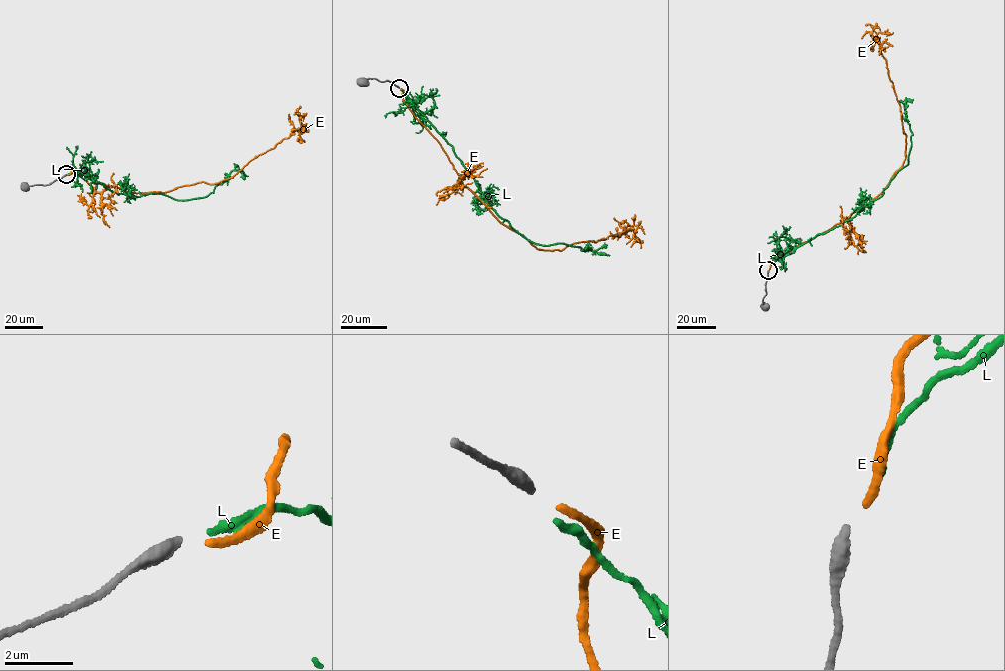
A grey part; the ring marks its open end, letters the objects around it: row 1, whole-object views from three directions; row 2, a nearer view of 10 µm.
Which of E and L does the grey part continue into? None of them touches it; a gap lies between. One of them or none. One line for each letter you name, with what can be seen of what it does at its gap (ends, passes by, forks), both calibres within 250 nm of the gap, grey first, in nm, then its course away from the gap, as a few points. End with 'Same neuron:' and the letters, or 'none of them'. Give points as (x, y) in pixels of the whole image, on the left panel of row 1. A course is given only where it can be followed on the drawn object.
Same neuron: none of them

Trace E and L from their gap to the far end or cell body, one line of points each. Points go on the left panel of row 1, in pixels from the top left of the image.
E: (67, 174), (72, 169), (100, 184), (144, 193), (214, 184), (306, 124), (307, 129), (301, 123)
L: (68, 174), (78, 173), (117, 193), (140, 197), (161, 193), (186, 200), (206, 197), (233, 170), (248, 176)

